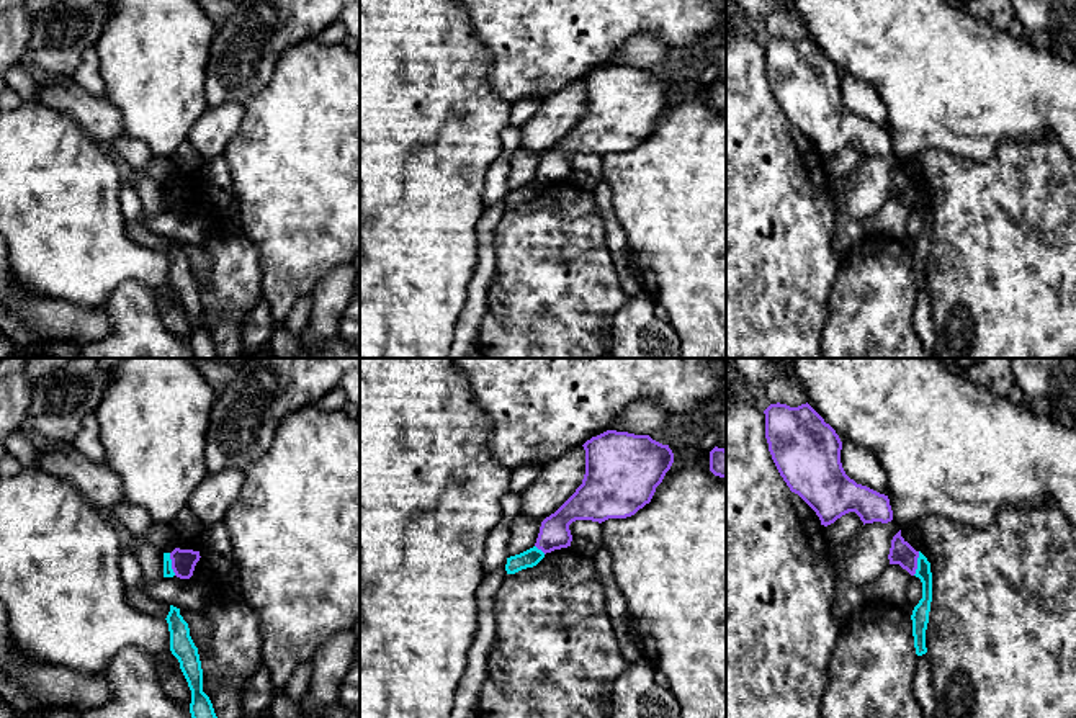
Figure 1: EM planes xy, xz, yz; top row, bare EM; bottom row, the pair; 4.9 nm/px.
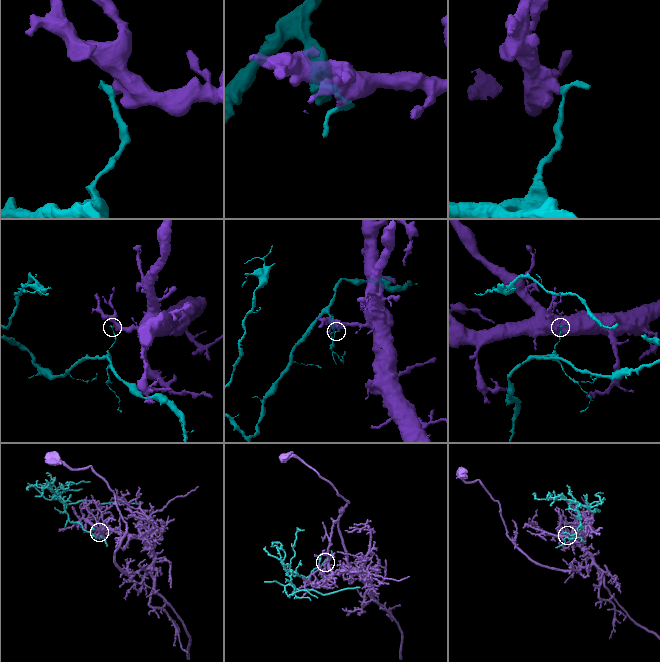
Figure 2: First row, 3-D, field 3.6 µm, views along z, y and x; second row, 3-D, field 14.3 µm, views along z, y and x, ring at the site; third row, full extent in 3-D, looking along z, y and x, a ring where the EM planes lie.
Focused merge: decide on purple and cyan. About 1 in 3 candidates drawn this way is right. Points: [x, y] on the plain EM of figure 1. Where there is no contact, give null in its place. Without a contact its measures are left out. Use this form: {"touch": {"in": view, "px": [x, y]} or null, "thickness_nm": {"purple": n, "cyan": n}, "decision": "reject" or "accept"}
{"touch": {"in": "yz", "px": [916, 197]}, "thickness_nm": {"purple": 120, "cyan": 80}, "decision": "reject"}

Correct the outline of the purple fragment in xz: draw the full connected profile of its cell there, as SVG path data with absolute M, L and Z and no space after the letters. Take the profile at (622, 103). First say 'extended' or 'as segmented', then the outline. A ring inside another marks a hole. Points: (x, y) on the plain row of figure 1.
as segmented | M607 64L592 70L584 79L585 108L576 126L549 150L541 155L535 180L545 188L571 180L569 159L576 154L605 155L626 152L651 136L656 121L674 96L669 79L652 74L649 69Z

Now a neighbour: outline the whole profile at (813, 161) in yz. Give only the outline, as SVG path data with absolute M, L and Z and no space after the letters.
M752 34L726 36L726 358L824 358L821 337L841 258L834 252L832 180L816 146L780 110L765 72L765 47Z

